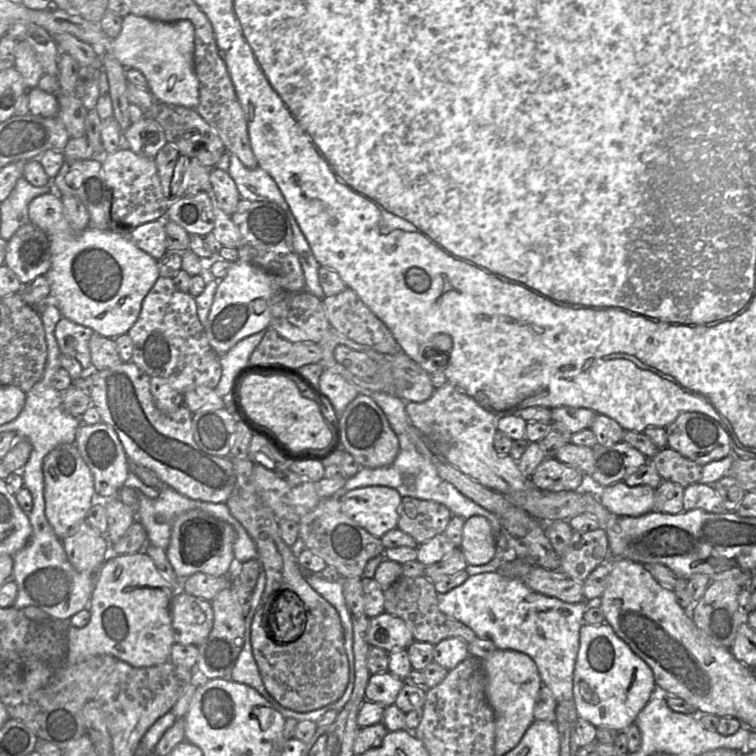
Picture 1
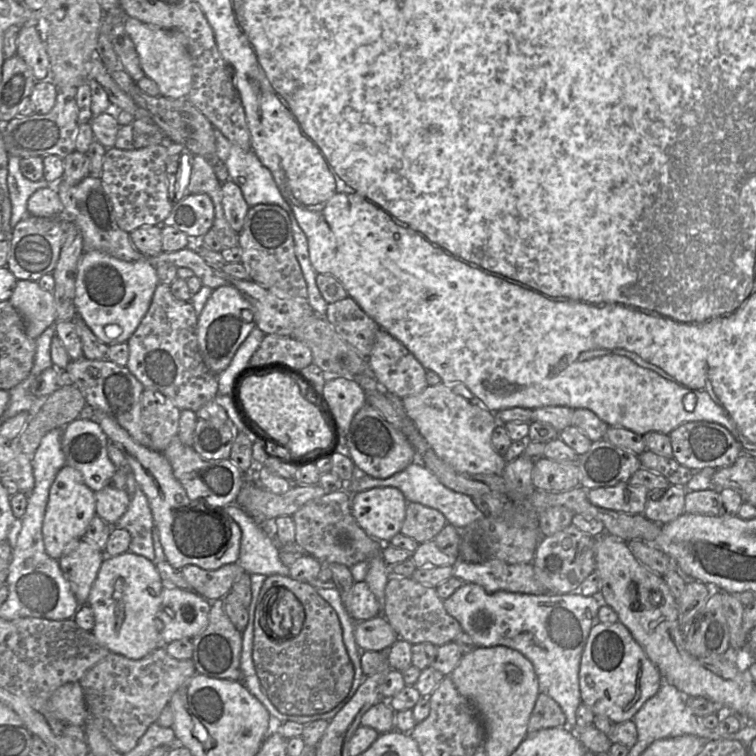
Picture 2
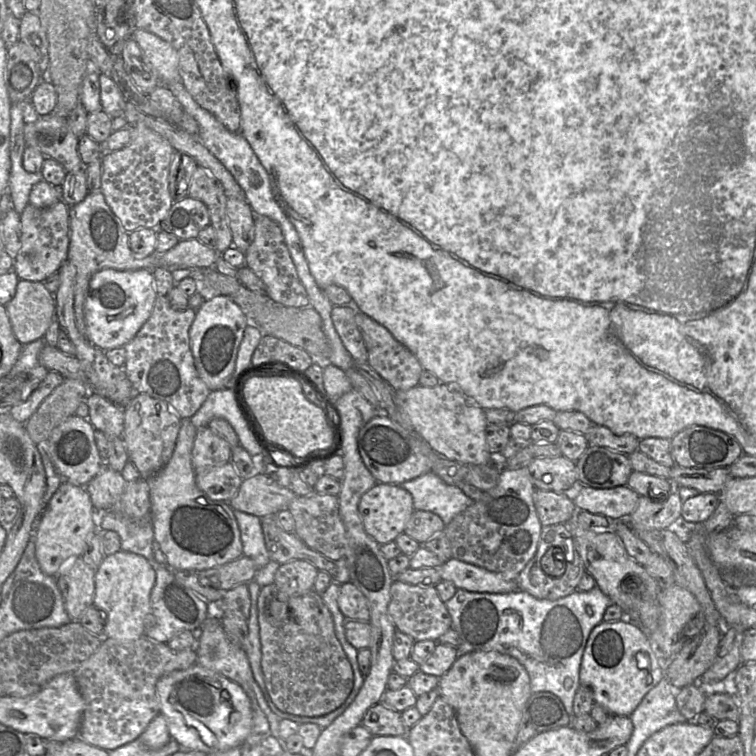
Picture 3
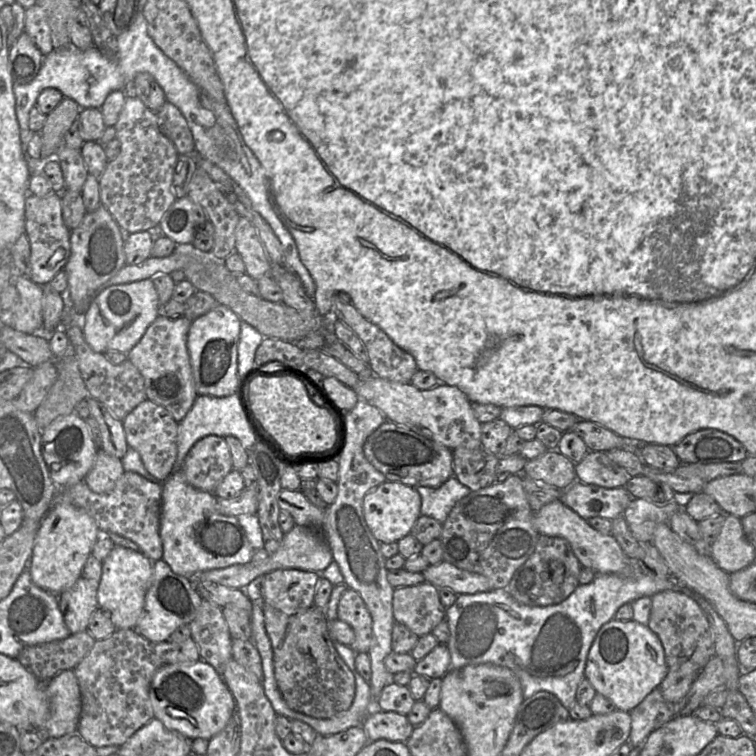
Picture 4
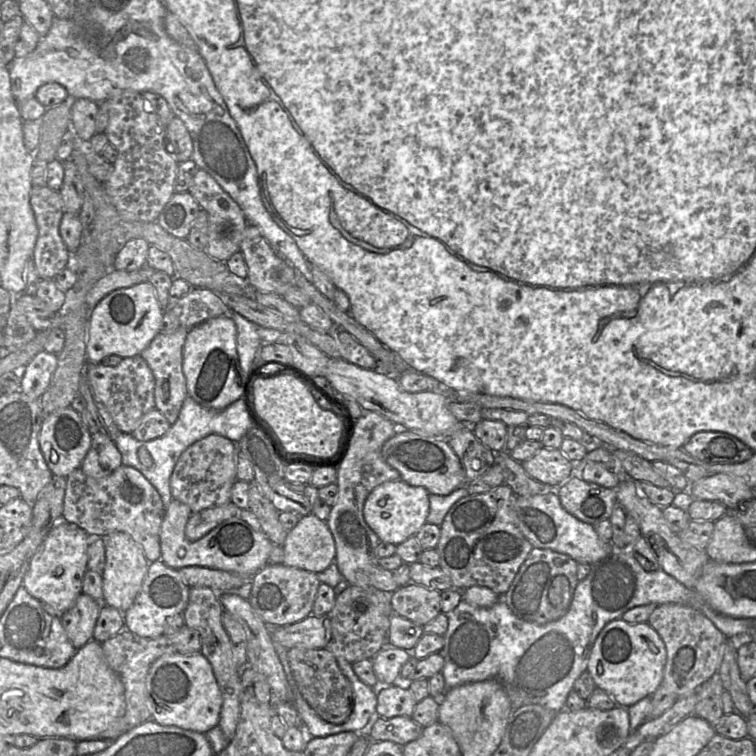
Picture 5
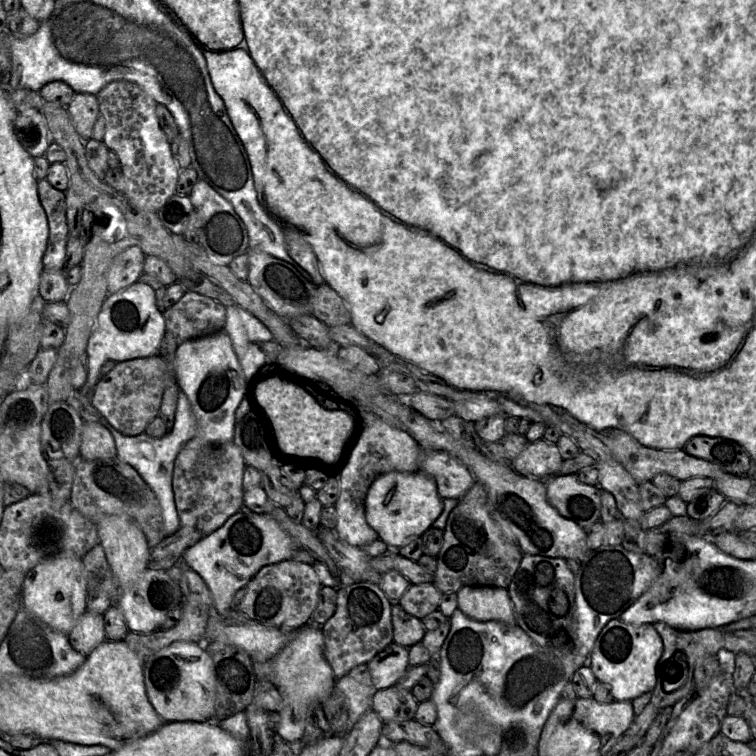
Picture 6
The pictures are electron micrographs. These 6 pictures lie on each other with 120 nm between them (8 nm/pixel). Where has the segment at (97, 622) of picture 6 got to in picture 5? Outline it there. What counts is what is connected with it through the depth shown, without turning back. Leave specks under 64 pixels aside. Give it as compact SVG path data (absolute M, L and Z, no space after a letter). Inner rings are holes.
M81 593L74 605L61 615L67 637L78 650L93 640L102 603Z

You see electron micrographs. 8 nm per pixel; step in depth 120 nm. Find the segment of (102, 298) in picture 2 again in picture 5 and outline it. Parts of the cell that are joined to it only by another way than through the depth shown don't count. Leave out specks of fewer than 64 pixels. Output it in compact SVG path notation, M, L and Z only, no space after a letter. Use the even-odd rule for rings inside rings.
M149 282L111 292L91 313L86 343L88 363L102 363L110 355L123 359L140 355L160 333L163 313L156 291Z

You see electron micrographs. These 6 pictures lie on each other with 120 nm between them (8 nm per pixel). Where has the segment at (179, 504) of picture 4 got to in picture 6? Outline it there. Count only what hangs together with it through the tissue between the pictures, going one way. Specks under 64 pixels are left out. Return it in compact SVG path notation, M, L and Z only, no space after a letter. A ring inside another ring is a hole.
M239 511L230 516L216 531L187 548L181 556L181 560L185 564L185 567L196 571L205 581L211 592L215 611L219 615L226 615L232 608L232 601L237 591L245 588L262 567L284 560L291 560L292 554L296 549L302 548L296 548L291 537L280 527L273 517L267 514Z

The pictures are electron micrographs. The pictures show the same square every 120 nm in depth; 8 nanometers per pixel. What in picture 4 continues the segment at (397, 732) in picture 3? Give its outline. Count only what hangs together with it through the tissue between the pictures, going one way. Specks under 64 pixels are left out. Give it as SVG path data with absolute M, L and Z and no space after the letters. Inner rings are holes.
M377 708L368 713L362 727L369 741L388 740L402 743L409 739L414 729L406 715Z

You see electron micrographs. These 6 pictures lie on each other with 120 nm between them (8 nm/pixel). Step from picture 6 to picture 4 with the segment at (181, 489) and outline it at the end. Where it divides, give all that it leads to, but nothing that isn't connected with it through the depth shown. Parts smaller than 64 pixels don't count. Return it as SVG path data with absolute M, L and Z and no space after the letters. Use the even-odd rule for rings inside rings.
M208 435L198 440L185 456L181 469L191 486L214 493L218 484L234 469L225 438Z

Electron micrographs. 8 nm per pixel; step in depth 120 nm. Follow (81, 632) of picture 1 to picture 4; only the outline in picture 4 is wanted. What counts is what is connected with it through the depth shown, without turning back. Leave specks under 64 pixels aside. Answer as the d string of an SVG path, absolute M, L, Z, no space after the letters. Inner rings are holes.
M115 545L102 562L102 576L97 588L99 608L107 611L117 630L135 629L143 611L153 576L153 562L140 551Z

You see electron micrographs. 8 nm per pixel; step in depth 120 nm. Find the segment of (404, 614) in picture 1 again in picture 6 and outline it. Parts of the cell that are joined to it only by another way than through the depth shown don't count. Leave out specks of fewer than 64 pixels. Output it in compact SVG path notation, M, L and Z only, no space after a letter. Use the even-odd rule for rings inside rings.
M433 583L411 584L397 603L405 612L421 620L438 610L441 596Z

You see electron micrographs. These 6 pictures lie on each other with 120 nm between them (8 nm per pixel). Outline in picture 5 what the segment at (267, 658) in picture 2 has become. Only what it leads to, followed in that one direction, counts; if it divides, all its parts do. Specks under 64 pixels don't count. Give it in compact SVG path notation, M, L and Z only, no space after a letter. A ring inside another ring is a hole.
M290 648L287 660L296 685L308 705L326 722L345 723L354 708L354 691L349 679L339 668L336 657L326 648Z

